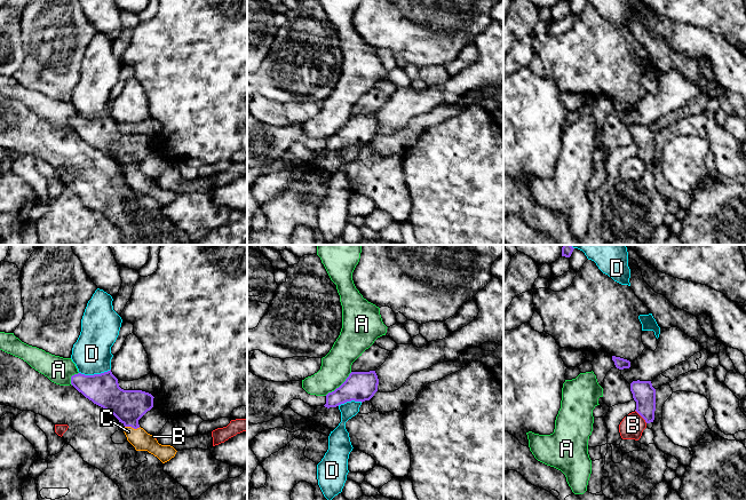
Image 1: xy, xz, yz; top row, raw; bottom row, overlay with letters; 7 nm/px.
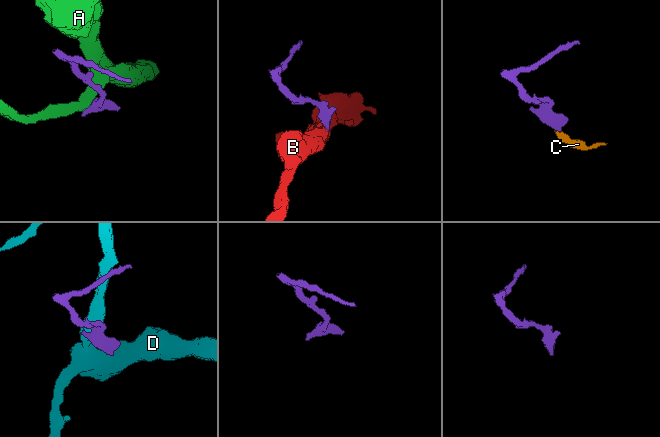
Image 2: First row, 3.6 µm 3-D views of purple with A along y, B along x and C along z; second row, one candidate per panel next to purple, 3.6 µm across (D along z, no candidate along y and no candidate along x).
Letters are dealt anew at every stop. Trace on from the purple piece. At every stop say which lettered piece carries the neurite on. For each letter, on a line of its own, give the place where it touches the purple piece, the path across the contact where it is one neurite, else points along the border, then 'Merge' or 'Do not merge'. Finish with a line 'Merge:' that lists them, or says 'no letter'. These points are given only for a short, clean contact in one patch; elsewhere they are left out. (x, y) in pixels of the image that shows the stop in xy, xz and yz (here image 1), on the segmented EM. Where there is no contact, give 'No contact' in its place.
A: Touches purple at xz (340, 386). Boundary: xz (351, 372), (338, 387), (325, 395). Do not merge
B: Touches purple at yz (641, 415). Boundary: yz (635, 410), (647, 422). Do not merge
C: Touches purple at xy (133, 427). Path across: xy (128, 406), (133, 427), (142, 441). Merge
D: Touches purple at xy (94, 374). Do not merge
Merge: C

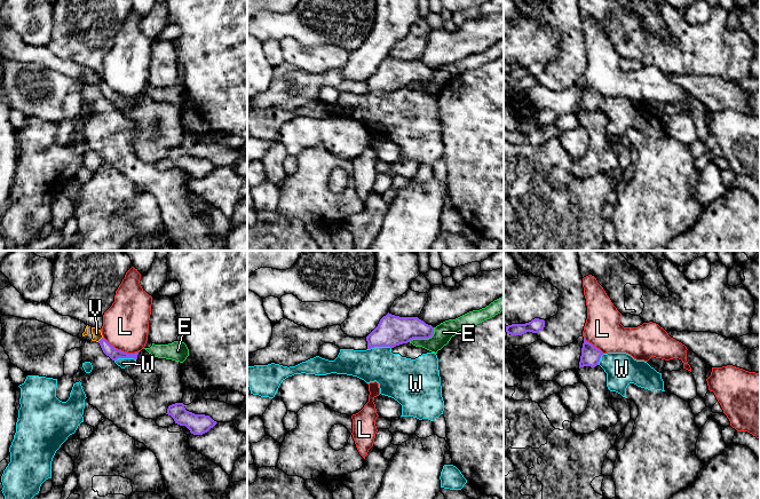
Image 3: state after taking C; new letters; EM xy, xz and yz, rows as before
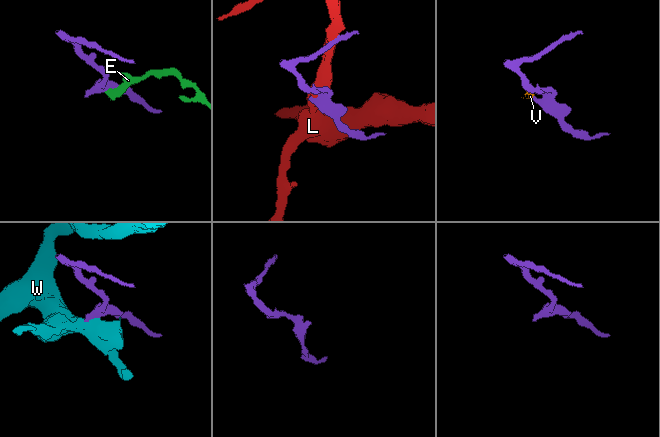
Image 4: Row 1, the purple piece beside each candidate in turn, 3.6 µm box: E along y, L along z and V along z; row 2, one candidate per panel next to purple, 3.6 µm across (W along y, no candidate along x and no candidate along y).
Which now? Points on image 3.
E: Touches purple at xz (424, 338). Boundary: xz (434, 327), (434, 333), (430, 337), (411, 339), (409, 341). Do not merge
L: Touches purple at xy (120, 350). Do not merge
V: Touches purple at xy (101, 339). Boundary: xy (102, 337), (97, 341). Do not merge
W: Touches purple at xz (379, 346). Boundary: xz (390, 347), (371, 347), (367, 349). Do not merge
Merge: no letter

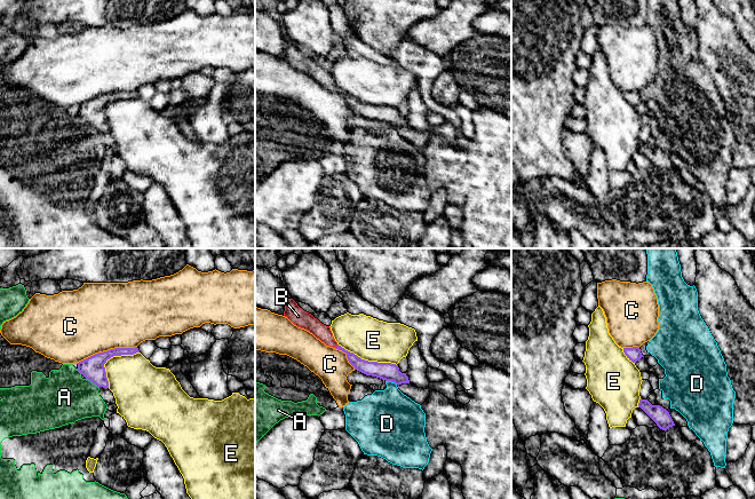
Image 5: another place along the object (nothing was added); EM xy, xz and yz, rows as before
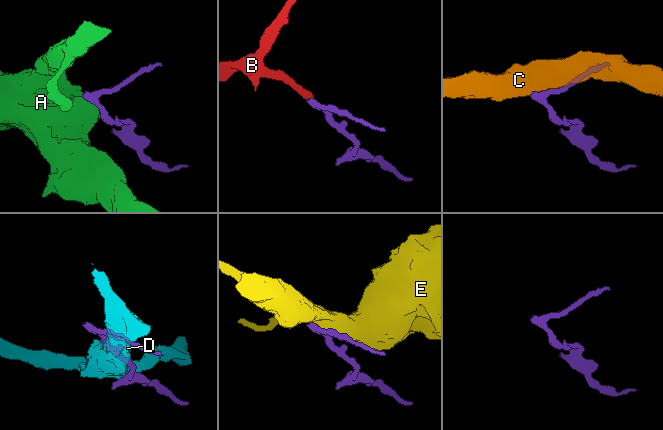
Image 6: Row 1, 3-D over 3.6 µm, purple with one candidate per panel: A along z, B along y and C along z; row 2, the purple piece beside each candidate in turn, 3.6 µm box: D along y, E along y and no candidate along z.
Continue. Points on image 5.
A: Touches purple at xy (93, 382). Do not merge
B: Touches purple at xz (335, 347). Path across: xz (362, 365), (344, 350), (335, 347), (309, 323). Merge
C: Touches purple at xy (108, 350). Do not merge
D: Touches purple at xz (391, 381). Do not merge
E: Touches purple at xy (109, 358). Do not merge
Merge: B

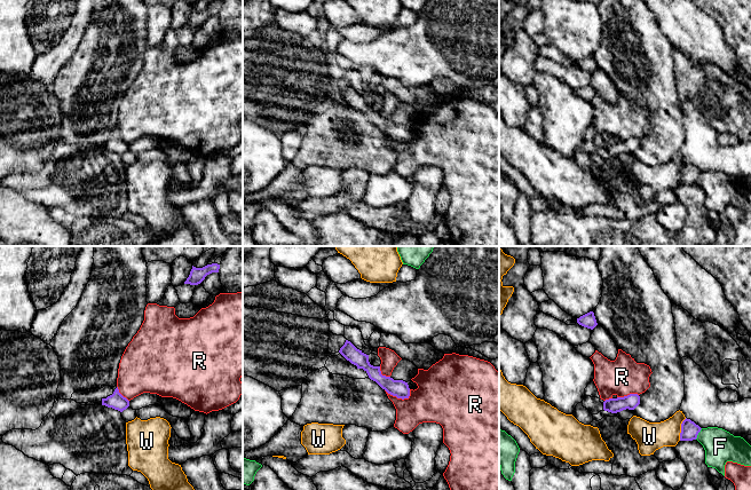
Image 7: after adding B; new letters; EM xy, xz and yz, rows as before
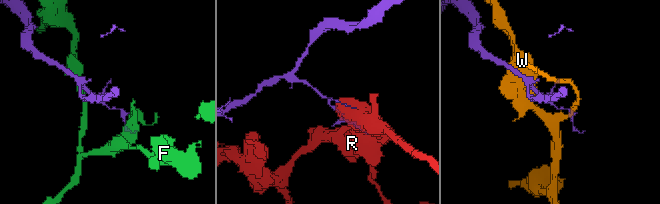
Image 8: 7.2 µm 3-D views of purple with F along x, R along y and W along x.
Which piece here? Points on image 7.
F: Touches purple at yz (697, 434). Boundary: yz (702, 428), (695, 439). Do not merge
R: Touches purple at xz (397, 397). Do not merge
W: Touches purple at yz (681, 429). Boundary: yz (686, 418), (681, 424), (679, 440). Do not merge
Merge: no letter

